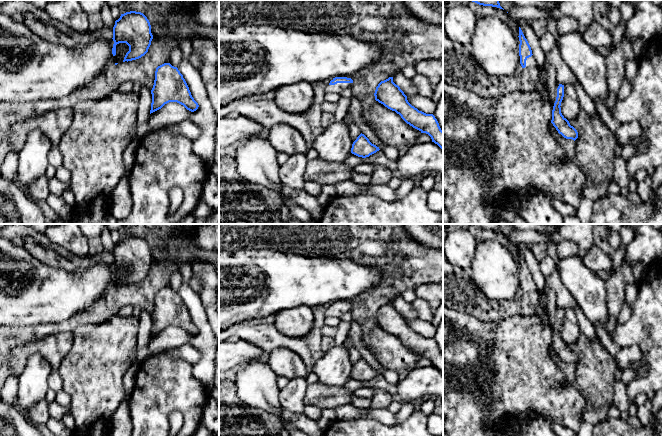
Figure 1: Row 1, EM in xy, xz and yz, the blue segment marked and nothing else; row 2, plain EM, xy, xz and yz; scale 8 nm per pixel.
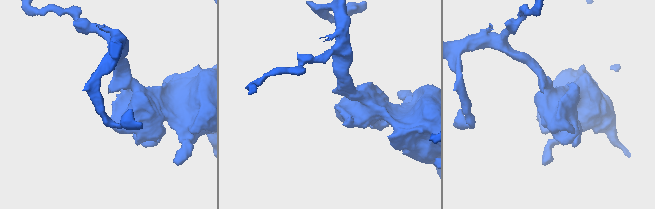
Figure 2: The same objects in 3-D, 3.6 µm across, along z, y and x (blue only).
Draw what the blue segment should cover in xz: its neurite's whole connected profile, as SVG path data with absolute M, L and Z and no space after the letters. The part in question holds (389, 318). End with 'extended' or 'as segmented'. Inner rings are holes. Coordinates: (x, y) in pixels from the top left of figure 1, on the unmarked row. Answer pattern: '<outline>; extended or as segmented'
M393 301L381 305L376 311L374 320L376 325L395 335L407 348L421 357L428 358L432 366L443 374L443 355L435 340L412 330L404 316L393 306Z; as segmented

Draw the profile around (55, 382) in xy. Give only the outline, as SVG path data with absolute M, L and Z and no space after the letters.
M52 371L48 377L48 386L49 389L58 393L63 389L63 380L58 371Z

